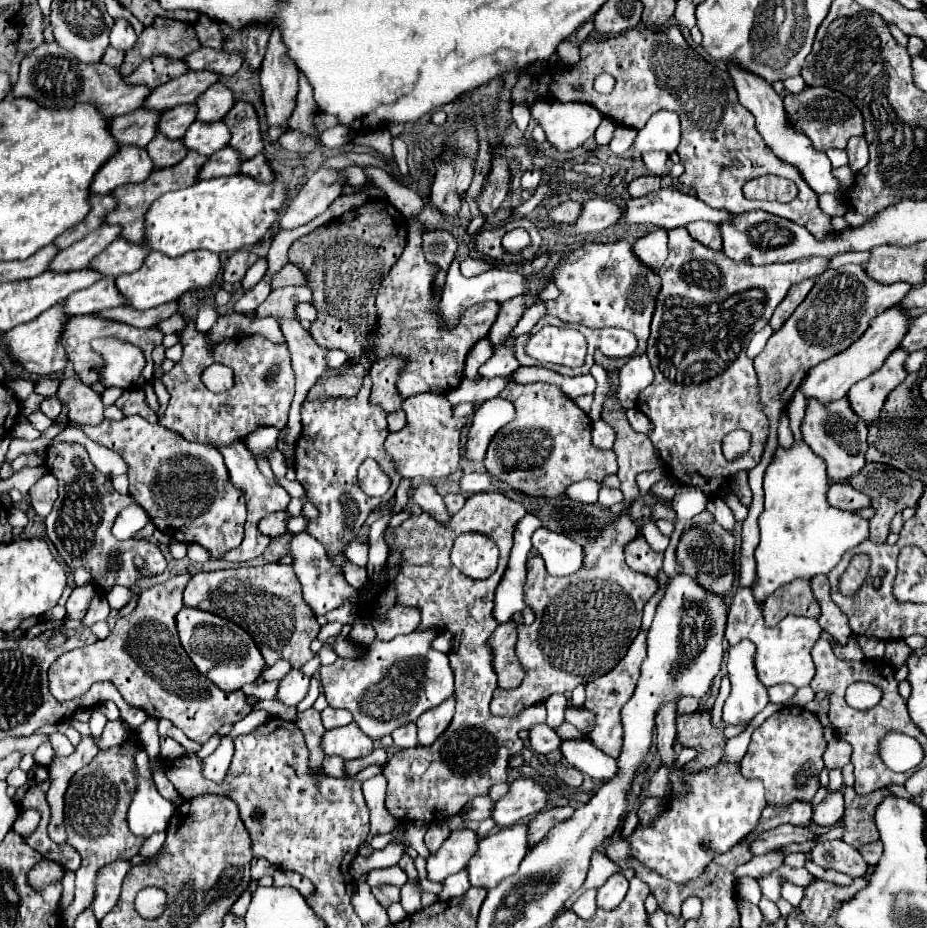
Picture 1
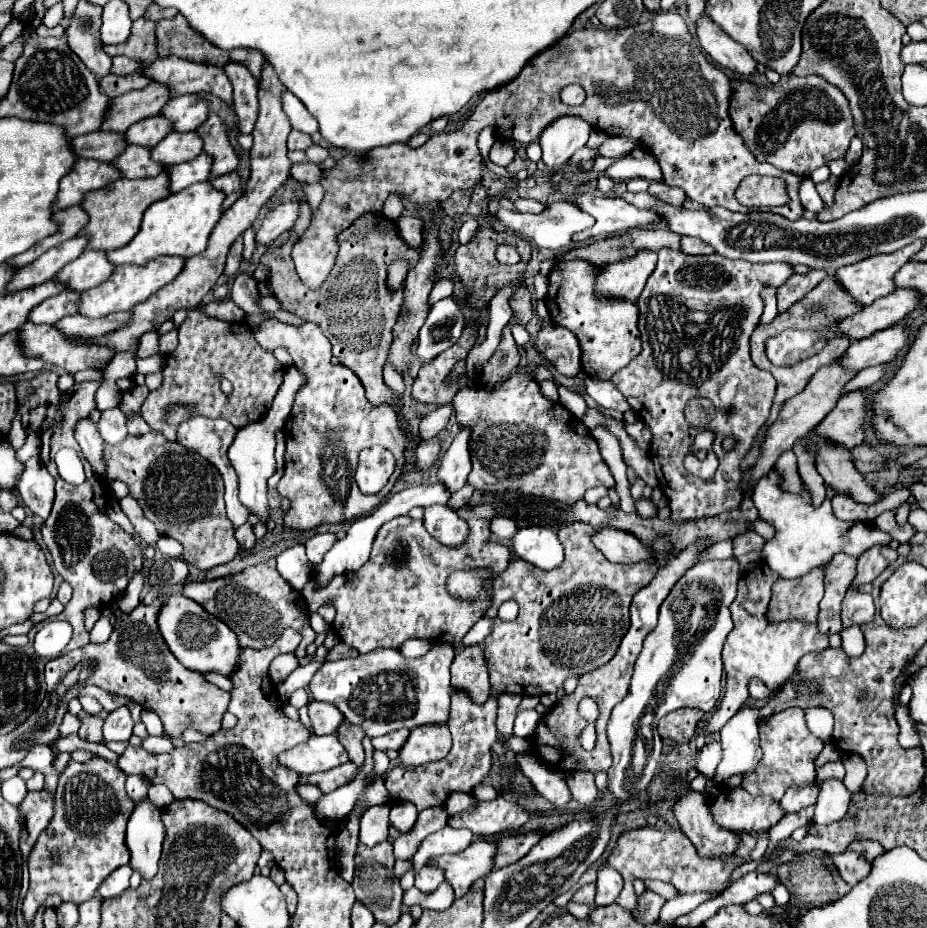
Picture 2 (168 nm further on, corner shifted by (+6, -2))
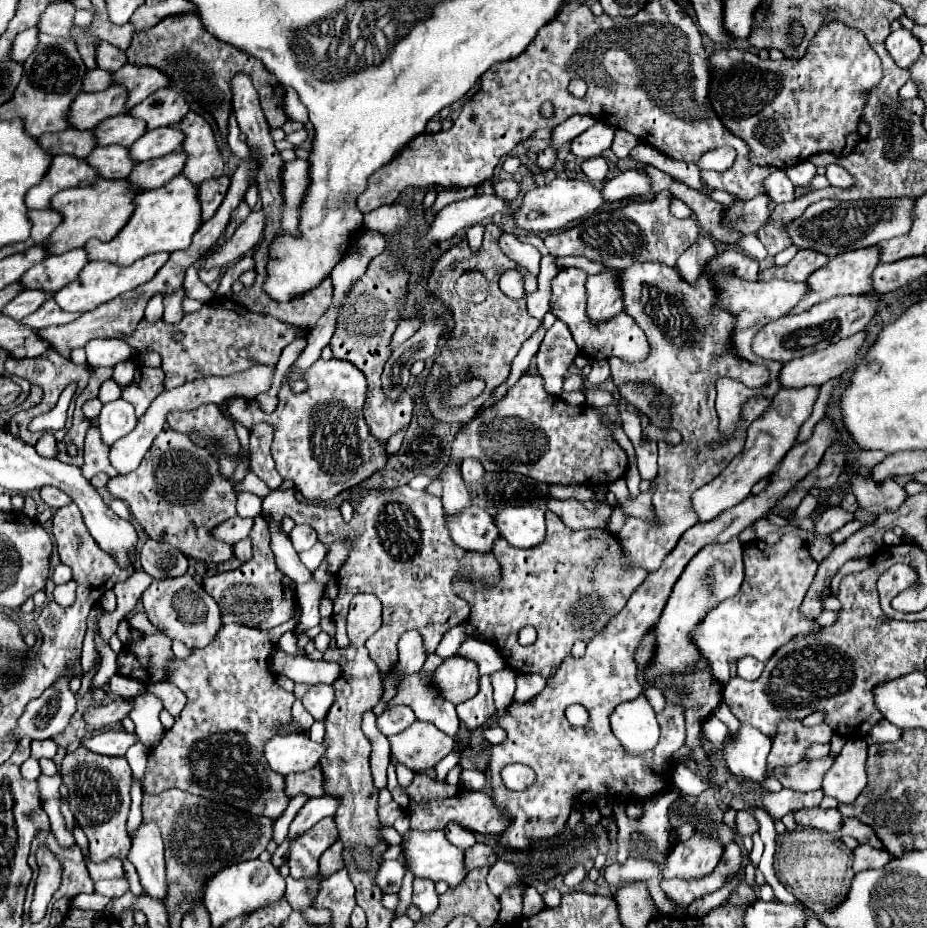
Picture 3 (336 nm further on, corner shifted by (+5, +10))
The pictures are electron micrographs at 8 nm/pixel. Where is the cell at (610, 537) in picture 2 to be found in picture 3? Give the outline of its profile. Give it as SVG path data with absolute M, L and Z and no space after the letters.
M575 498L573 500L549 500L547 508L555 512L573 530L585 530L585 528L607 530L611 514L613 514L611 506L597 504L593 508L593 502L581 502Z

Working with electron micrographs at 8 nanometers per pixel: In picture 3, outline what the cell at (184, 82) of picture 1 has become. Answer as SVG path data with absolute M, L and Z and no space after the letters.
M109 86L101 92L81 92L71 106L71 124L79 130L91 130L99 122L111 116L119 116L129 112L125 102L129 98L129 90L125 86Z

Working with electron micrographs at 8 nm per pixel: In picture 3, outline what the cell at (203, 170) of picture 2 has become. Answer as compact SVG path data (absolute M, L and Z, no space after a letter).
M183 150L171 152L161 158L139 162L135 166L135 170L131 172L129 182L143 190L159 188L159 186L165 186L167 182L171 182L177 174L181 174L183 166L185 166L185 152Z

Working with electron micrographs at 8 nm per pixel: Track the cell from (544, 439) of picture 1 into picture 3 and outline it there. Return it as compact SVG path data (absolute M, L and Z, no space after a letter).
M523 374L515 386L511 386L505 398L489 408L483 408L479 416L471 422L463 424L453 440L453 458L477 458L485 470L513 470L517 474L529 474L529 478L545 484L595 484L613 482L621 478L627 470L627 456L623 448L611 438L599 420L599 412L607 412L609 418L621 424L617 406L593 408L593 406L557 406L561 398L551 396L543 390L543 382L539 376Z

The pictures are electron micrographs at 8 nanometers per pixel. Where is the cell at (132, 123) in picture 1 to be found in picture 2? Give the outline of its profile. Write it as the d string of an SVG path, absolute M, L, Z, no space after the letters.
M96 130L92 134L72 138L70 146L72 146L72 152L78 158L92 158L92 160L100 160L100 162L112 162L112 158L122 154L122 150L128 144L124 142L122 134Z

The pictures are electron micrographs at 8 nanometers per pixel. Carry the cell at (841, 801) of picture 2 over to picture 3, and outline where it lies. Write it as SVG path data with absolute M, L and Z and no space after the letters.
M863 738L847 740L835 764L823 778L823 794L837 798L841 804L853 802L867 784L865 760L867 742Z

